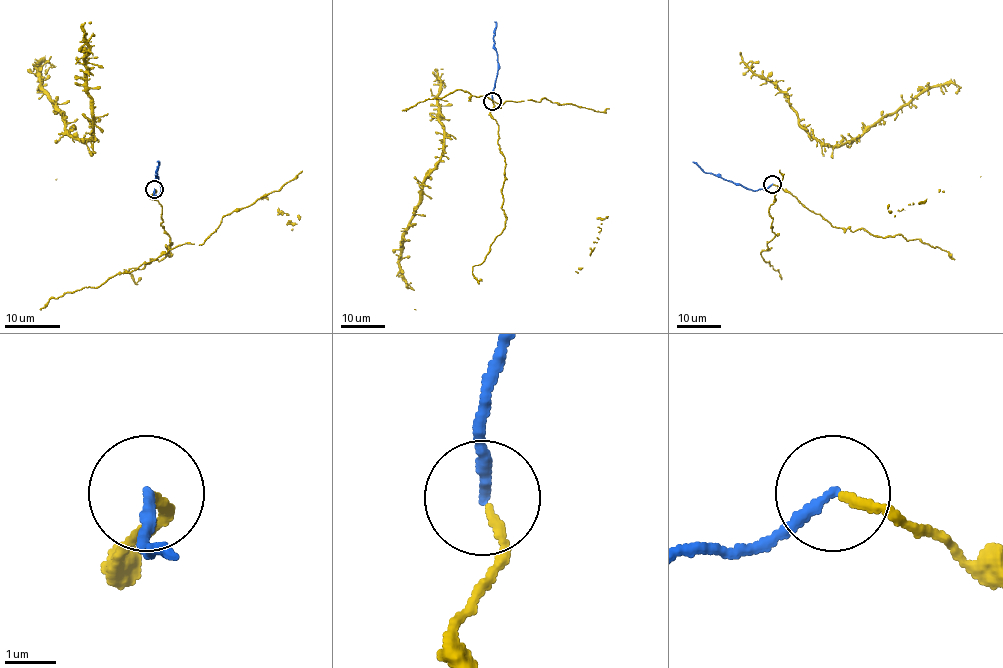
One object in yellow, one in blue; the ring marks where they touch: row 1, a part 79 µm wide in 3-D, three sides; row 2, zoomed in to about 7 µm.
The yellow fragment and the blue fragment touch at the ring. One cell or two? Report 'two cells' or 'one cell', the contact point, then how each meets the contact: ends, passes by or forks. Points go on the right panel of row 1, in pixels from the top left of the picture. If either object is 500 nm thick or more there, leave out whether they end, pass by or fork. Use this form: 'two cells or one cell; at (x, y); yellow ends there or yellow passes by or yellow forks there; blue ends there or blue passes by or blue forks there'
one cell; at (772, 184); yellow ends there; blue ends there

